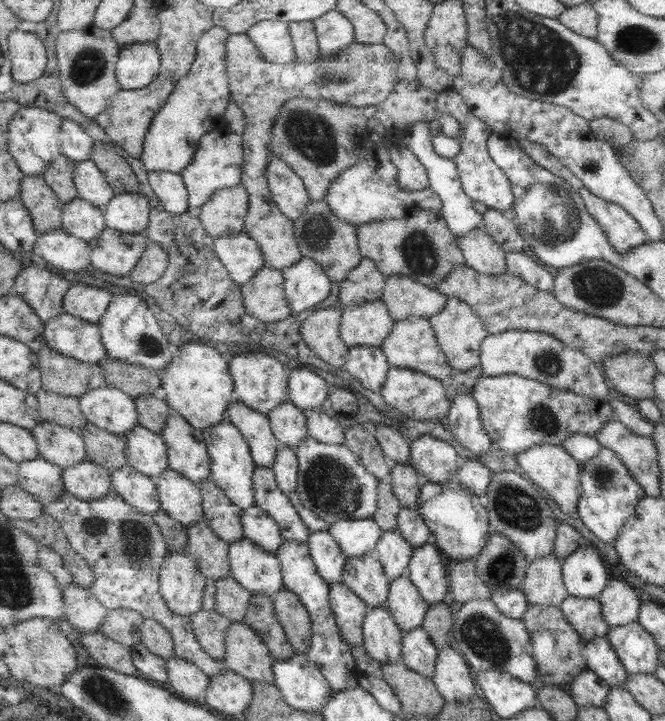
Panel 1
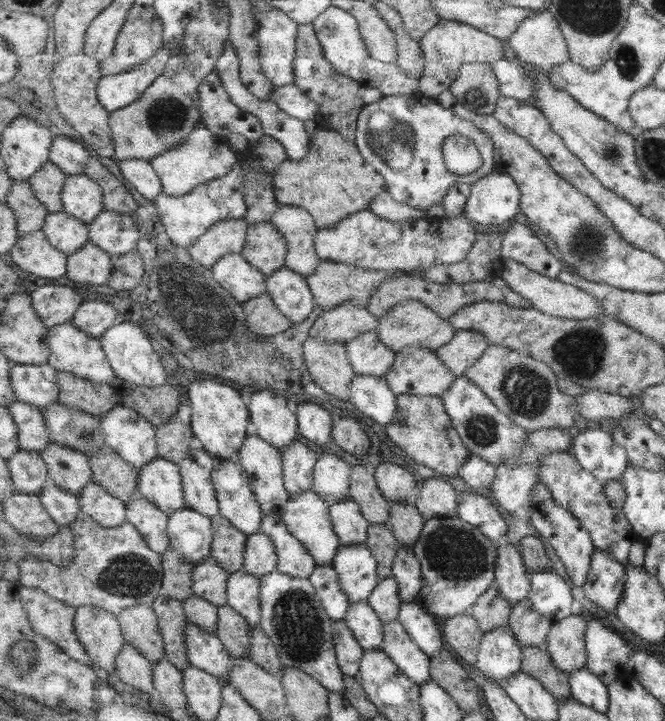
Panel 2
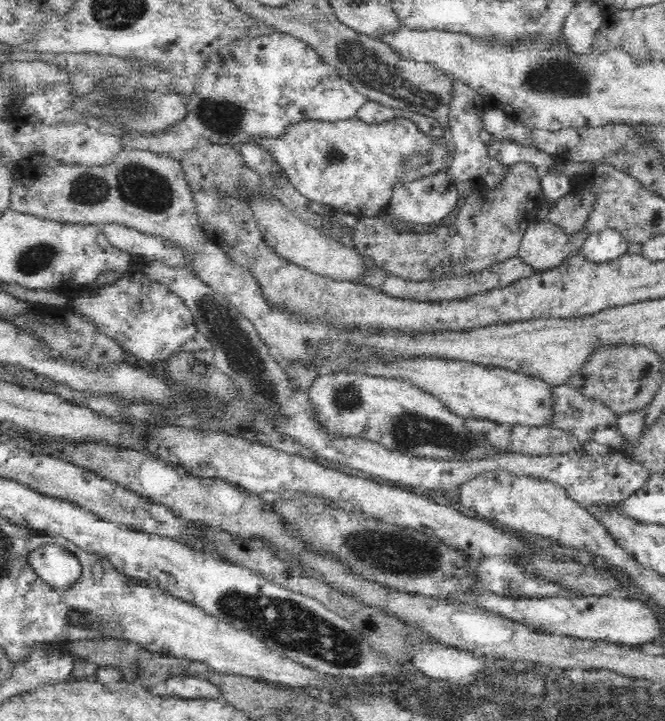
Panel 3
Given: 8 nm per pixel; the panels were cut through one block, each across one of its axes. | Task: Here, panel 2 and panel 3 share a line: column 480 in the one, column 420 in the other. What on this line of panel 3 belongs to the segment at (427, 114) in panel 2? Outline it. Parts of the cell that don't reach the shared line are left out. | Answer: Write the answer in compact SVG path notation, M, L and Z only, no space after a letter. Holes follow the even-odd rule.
M352 117L326 121L304 119L289 124L277 137L250 135L248 143L260 144L272 155L278 167L284 168L288 180L307 200L329 205L333 211L361 217L376 218L386 212L396 184L420 180L448 167L453 156L449 133L439 137L426 134L406 117L396 117L379 123L366 123ZM412 153L428 153L430 164L418 170L403 170L401 164Z

